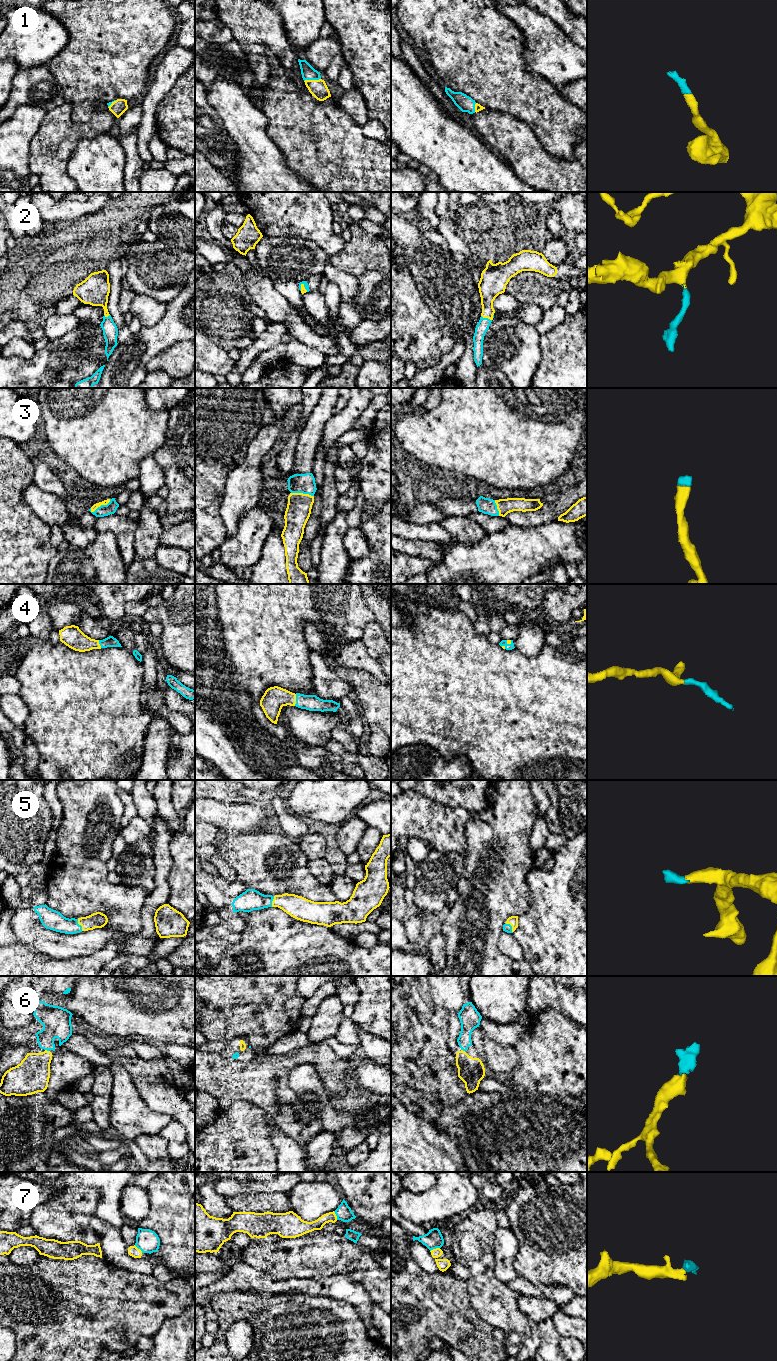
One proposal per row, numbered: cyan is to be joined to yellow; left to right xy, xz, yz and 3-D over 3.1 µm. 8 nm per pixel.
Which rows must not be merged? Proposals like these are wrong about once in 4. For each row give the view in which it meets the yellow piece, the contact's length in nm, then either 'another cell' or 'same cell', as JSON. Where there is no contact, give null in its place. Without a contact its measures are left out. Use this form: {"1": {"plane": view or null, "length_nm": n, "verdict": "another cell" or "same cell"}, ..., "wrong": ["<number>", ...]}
{"1": {"plane": "xz", "length_nm": 140, "verdict": "same cell"}, "2": {"plane": "yz", "length_nm": 100, "verdict": "same cell"}, "3": {"plane": "xy", "length_nm": 190, "verdict": "same cell"}, "4": {"plane": "xz", "length_nm": 100, "verdict": "same cell"}, "5": {"plane": "xy", "length_nm": 100, "verdict": "same cell"}, "6": {"plane": "xy", "length_nm": 40, "verdict": "same cell"}, "7": {"plane": "yz", "length_nm": 90, "verdict": "another cell"}, "wrong": ["7"]}

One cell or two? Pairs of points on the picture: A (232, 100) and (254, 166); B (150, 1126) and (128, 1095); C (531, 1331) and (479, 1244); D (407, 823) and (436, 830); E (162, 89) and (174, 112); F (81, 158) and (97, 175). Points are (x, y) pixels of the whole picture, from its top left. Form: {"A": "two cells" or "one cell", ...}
{"A": "one cell", "B": "one cell", "C": "one cell", "D": "one cell", "E": "two cells", "F": "one cell"}

